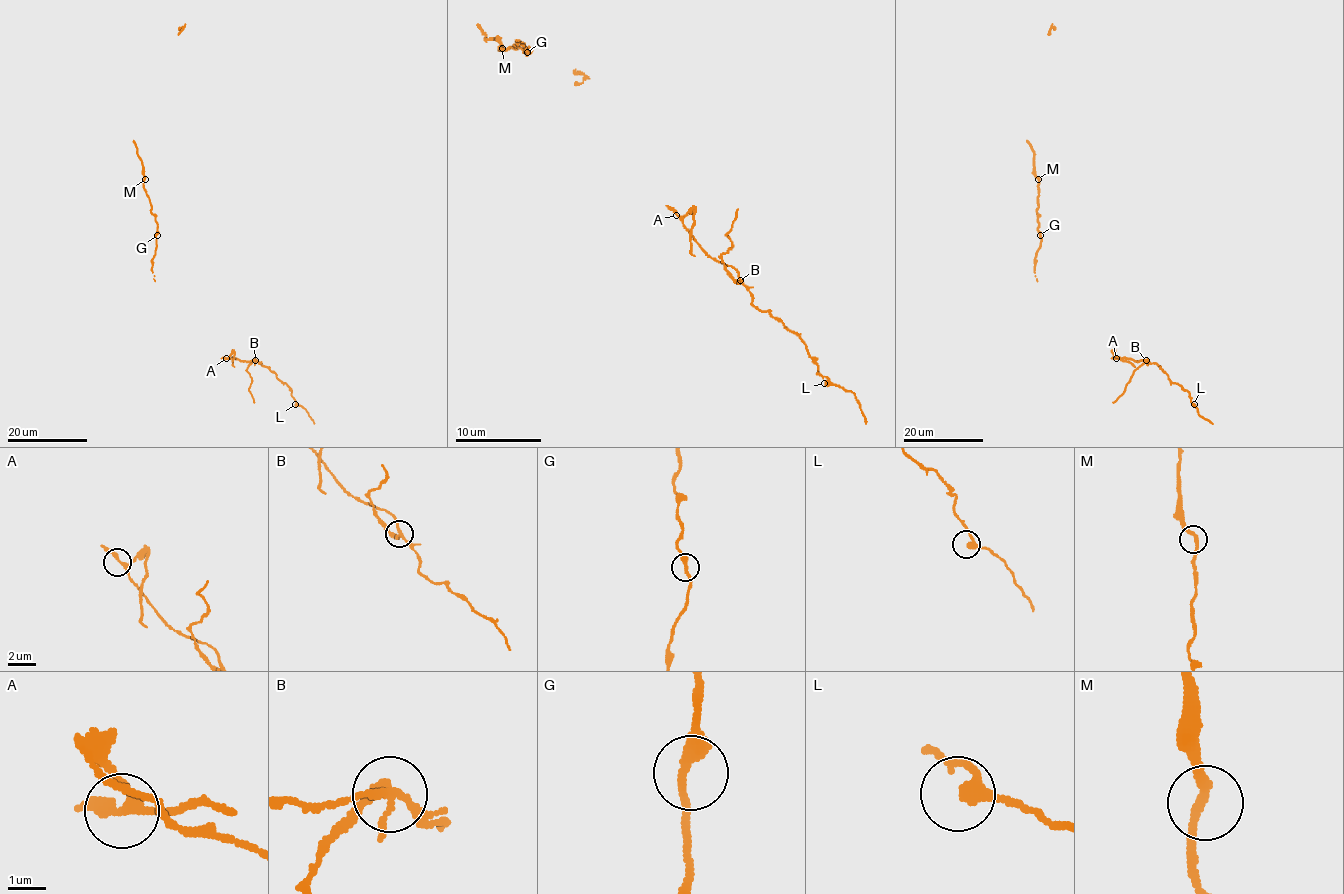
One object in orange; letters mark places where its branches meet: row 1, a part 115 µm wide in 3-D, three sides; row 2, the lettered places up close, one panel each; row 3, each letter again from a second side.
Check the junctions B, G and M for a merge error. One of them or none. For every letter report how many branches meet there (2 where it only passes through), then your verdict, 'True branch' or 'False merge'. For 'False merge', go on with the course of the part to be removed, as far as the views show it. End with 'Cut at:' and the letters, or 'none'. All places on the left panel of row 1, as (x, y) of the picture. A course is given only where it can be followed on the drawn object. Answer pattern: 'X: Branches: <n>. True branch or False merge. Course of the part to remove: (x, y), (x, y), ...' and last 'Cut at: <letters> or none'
B: Branches: 4. False merge. Course of the part to remove: (256, 360), (287, 384), (294, 399), (314, 423)
G: Branches: 2. True branch
M: Branches: 2. True branch
Cut at: B

